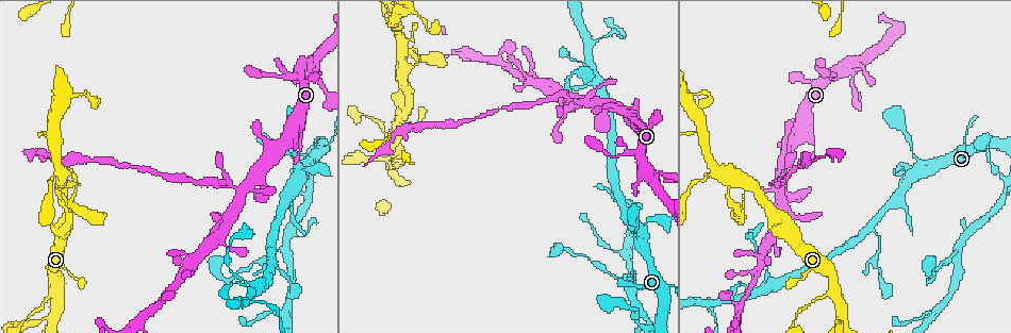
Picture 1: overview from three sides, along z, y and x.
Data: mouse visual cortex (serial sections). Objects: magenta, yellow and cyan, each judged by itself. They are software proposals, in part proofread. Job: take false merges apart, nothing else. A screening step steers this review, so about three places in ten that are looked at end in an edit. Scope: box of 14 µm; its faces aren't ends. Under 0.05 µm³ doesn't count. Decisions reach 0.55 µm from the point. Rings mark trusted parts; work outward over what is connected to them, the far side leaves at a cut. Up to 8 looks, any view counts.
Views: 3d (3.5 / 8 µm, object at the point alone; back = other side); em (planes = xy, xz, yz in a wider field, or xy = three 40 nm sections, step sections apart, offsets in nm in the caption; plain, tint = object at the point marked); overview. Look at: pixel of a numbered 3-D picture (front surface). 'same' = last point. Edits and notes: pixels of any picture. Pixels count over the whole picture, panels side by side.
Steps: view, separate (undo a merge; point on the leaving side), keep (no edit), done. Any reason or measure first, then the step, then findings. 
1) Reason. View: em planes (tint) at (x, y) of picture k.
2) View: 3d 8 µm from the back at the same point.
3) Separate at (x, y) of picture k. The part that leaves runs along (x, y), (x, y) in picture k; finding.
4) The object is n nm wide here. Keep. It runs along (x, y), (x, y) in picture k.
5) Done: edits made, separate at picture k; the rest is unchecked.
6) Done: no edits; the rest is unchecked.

Four-way junction. View: 3d 3.5 µm at (582, 102) of picture 1.

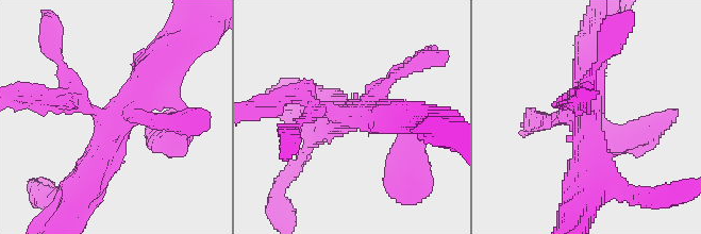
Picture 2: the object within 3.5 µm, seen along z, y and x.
4 arms meet here; the arms are 200, 250, 400, 400 nm wide. View: em xy step 3 (tint) at (352, 115) of picture 2.

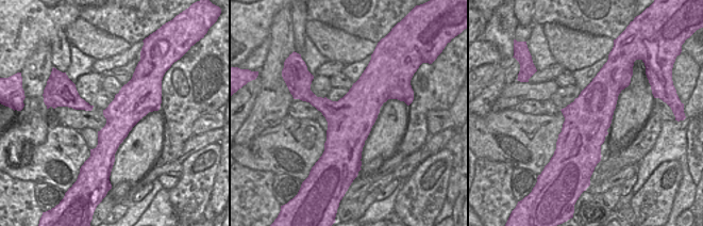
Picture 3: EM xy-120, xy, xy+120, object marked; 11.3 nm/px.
Separate at (38, 94) of picture 2. The part that leaves runs along (82, 104), (22, 98) in picture 2; a second cell is stuck on.

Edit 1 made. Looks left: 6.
See it whole again. View: overview.

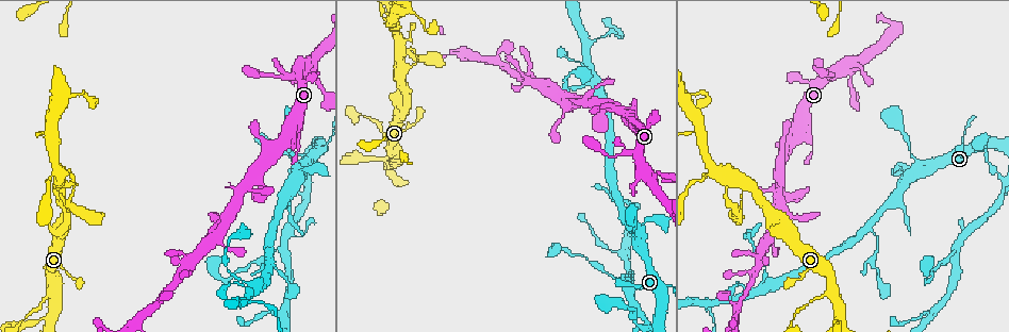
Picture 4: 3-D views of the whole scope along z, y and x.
Abrupt turn. View: 3d 8 µm at (747, 181) of picture 4.

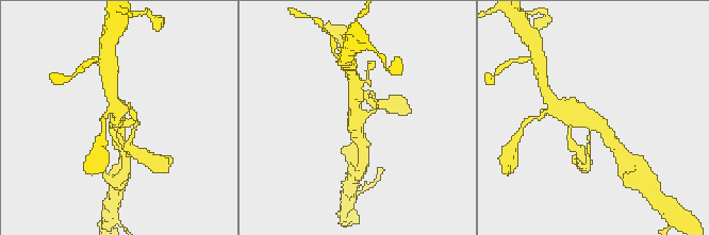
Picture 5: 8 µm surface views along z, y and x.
View: em xy step 5 (tint) at (591, 121) of picture 5.

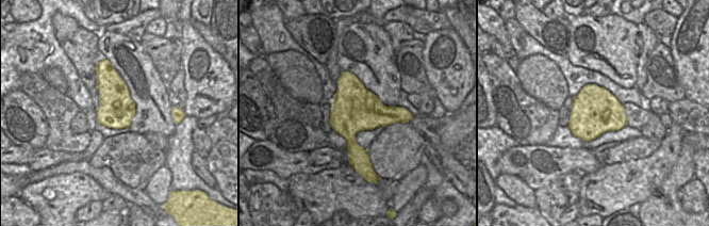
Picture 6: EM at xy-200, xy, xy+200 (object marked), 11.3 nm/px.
The object is 500 nm wide here. Keep. It runs along (613, 143), (597, 121), (565, 108) in picture 5; all the same cell.

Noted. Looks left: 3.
Thin neck. View: 3d 3.5 µm at (874, 251) of picture 4.

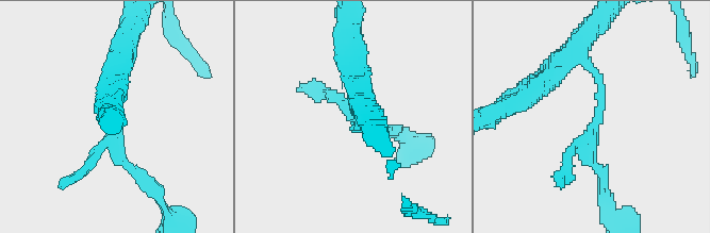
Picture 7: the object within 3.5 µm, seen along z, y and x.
Shape alone is not enough. View: em xy step 5 (tint) at (598, 112) of picture 7.

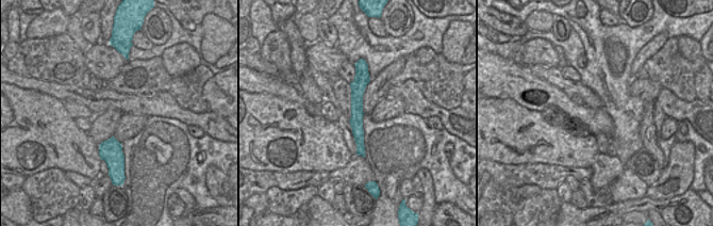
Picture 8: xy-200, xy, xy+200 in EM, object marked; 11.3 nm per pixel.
Keep. It runs along (364, 68), (357, 92), (360, 152) in picture 8; one cell here.

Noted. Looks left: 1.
Arms part here. View: 3d 3.5 µm at (286, 248) of picture 4.

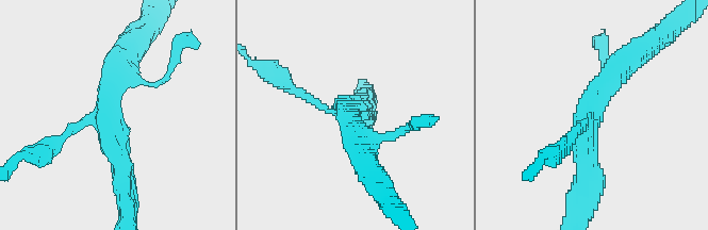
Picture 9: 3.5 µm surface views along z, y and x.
Keep. One cell here.

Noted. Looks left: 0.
Done: edits made, separate at picture 2; the rest is unchecked.

